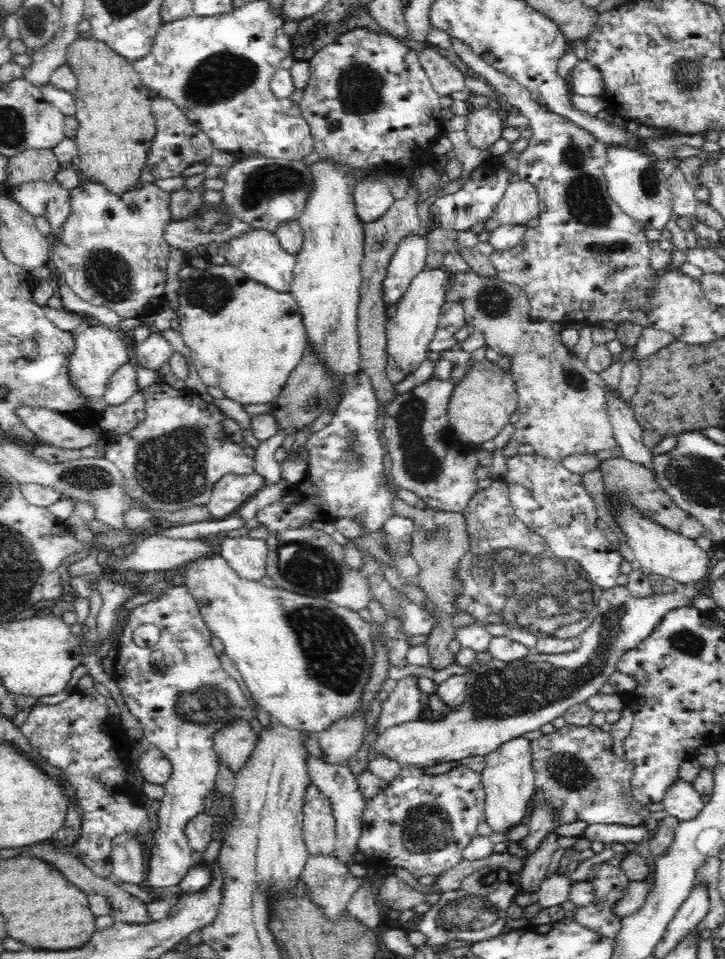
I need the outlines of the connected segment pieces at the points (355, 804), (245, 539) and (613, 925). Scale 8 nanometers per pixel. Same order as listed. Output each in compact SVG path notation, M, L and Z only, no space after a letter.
M312 755L307 756L307 771L311 782L320 789L320 792L330 800L332 805L336 825L333 855L343 862L344 866L352 866L355 863L354 854L359 851L358 840L360 840L363 810L366 806L363 792L357 783L357 776L352 774L347 764L324 763Z
M249 536L224 538L218 554L228 561L228 566L246 580L260 579L266 575L266 560L269 552L266 540L254 540Z
M608 863L593 865L587 880L594 887L594 900L592 904L574 908L573 919L598 934L614 939L622 928L622 921L615 916L613 908L631 880L620 866Z

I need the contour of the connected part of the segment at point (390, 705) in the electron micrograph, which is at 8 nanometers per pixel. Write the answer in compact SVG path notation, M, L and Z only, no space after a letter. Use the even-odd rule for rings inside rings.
M409 675L397 681L394 690L383 700L376 728L390 728L414 721L420 712L420 694L416 684L418 676Z

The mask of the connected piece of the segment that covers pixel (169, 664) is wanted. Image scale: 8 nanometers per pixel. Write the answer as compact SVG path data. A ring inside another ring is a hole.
M178 581L172 582L167 591L157 599L140 604L132 610L128 623L119 636L118 657L115 659L115 682L120 694L143 729L143 736L148 745L164 753L172 763L172 774L164 785L164 796L160 800L160 808L156 813L158 824L154 827L155 845L150 848L148 860L147 885L152 888L168 888L176 886L186 873L194 866L192 849L189 847L185 828L189 820L197 814L204 813L204 798L215 788L214 780L218 774L219 759L213 750L216 730L232 723L236 719L250 722L251 707L240 684L222 669L216 650L210 643L212 633L206 627L200 613L199 605L188 587ZM141 624L154 624L160 629L159 641L151 647L140 647L132 641L132 632Z

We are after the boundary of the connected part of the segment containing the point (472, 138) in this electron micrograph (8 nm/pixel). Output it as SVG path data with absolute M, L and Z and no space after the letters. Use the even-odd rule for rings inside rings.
M470 95L466 97L466 102L473 106L473 109L466 114L466 129L465 132L468 134L468 141L470 145L480 150L490 151L490 147L494 146L495 142L502 138L502 120L498 116L498 110L492 109L488 99L484 95Z

